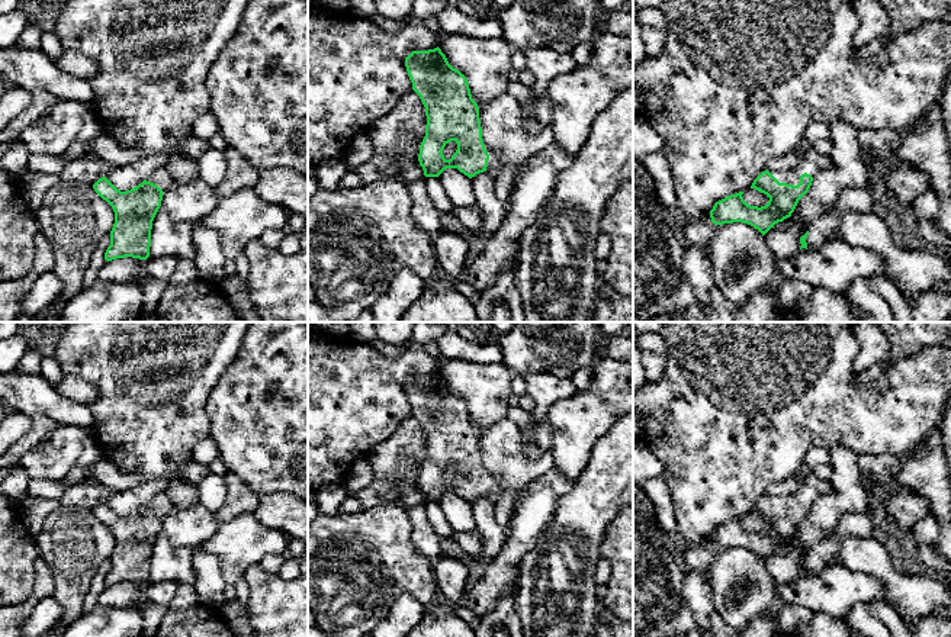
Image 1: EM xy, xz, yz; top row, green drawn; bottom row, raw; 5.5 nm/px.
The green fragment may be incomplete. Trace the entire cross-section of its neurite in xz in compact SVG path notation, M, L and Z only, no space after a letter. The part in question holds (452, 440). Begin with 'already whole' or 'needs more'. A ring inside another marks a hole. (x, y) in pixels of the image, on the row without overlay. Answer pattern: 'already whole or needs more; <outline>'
needs more; M438 371L412 376L405 392L425 432L425 461L418 479L424 501L438 502L446 493L457 493L469 504L483 496L497 501L501 488L482 464L479 432L466 402L449 389ZM452 466L457 474L446 485L443 474Z

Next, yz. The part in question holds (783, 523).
needs more; M809 474L799 492L788 496L762 496L752 508L770 522L765 531L748 530L739 517L714 528L710 543L714 550L742 547L765 560L775 548L790 543L799 525L809 517L813 502L830 493L829 480Z

